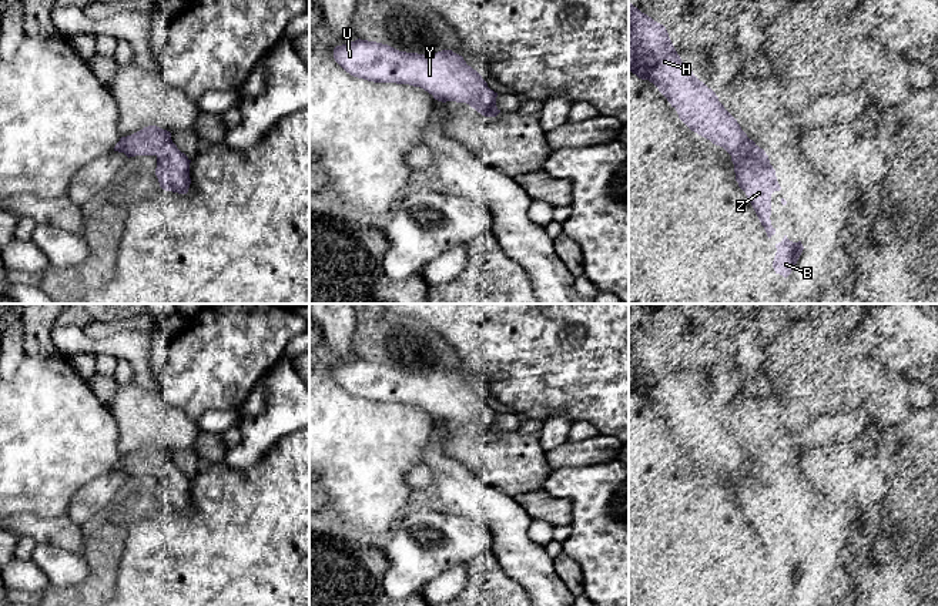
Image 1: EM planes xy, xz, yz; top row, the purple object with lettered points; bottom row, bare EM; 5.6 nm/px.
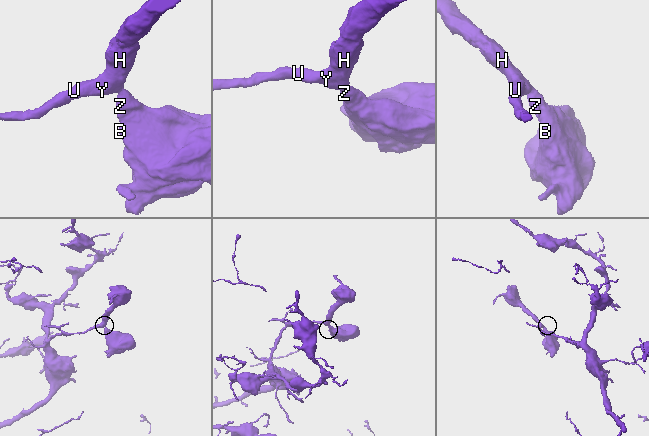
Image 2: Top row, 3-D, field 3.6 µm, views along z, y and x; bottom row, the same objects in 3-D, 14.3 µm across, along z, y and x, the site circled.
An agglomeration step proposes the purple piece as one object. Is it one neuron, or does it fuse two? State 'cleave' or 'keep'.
keep

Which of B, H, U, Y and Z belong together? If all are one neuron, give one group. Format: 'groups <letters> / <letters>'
groups B H U Y Z

